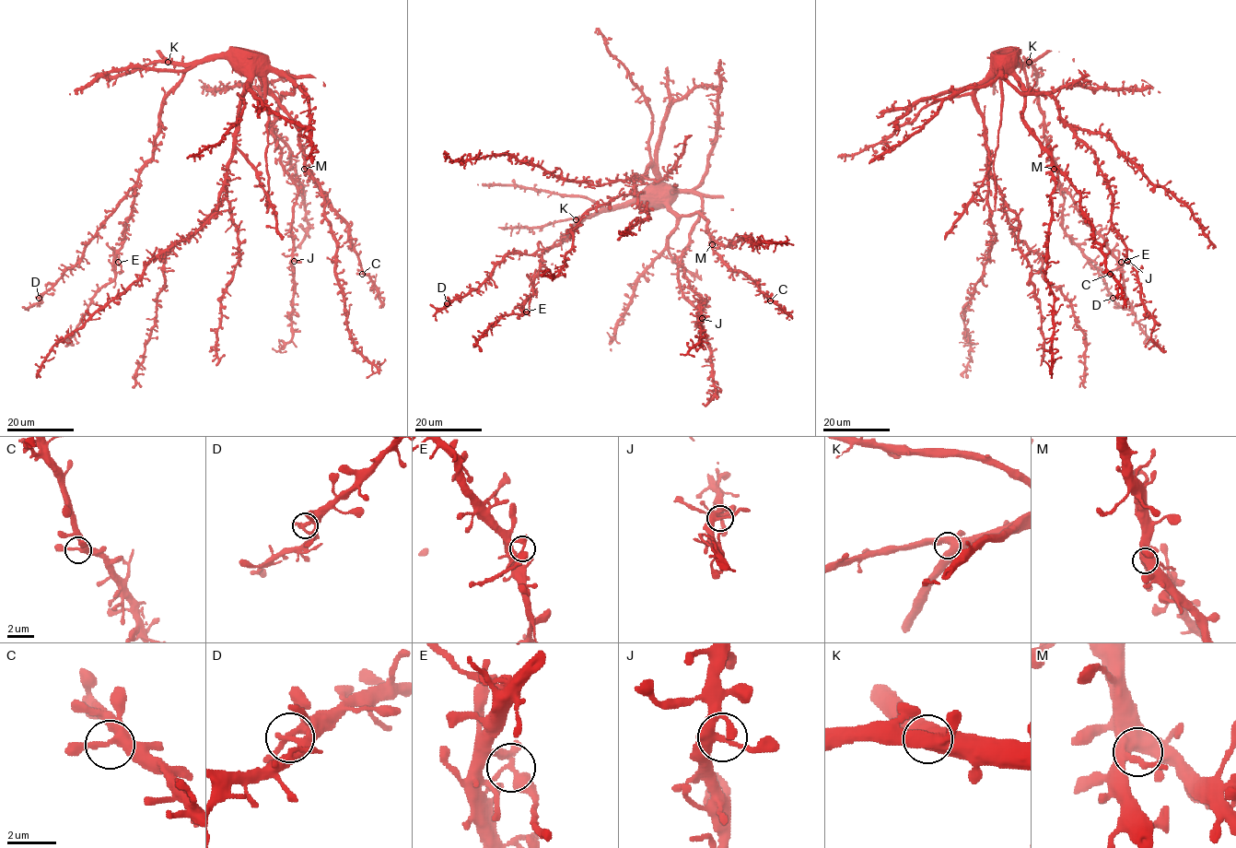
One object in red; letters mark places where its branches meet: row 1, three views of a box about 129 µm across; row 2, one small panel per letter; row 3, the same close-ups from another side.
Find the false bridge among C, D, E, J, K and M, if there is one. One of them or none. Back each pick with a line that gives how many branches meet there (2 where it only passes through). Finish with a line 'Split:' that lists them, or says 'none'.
E: 3
Split: E

